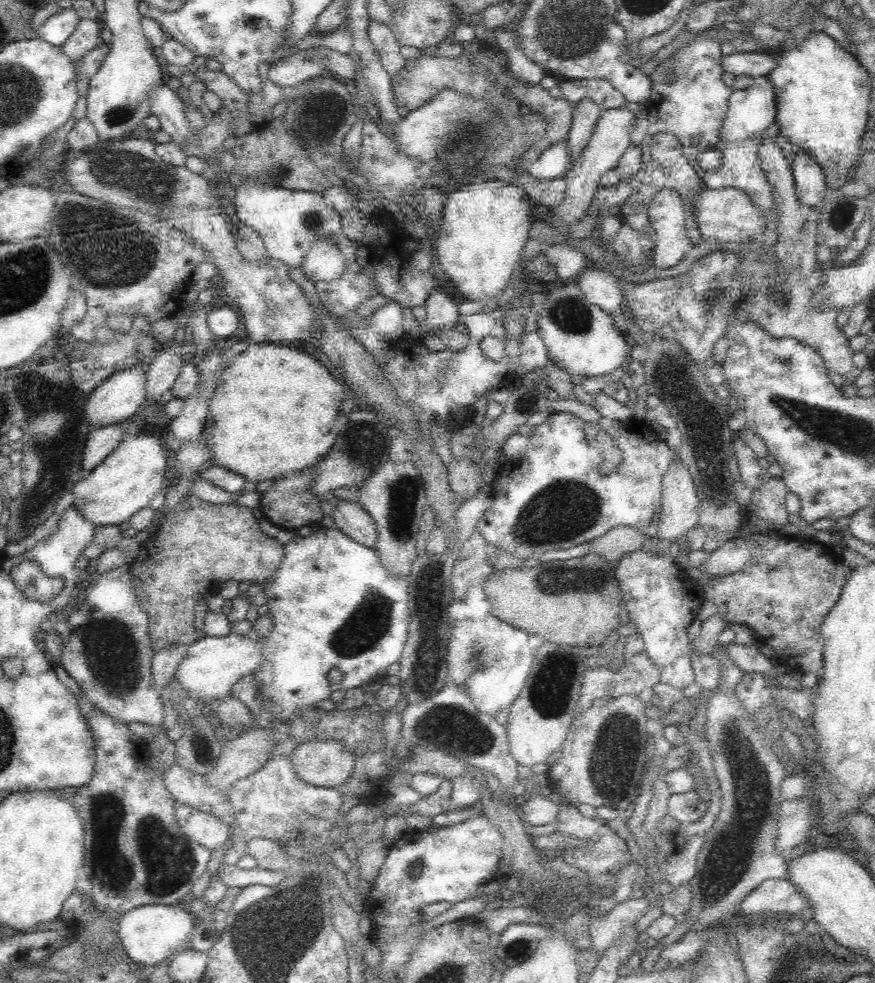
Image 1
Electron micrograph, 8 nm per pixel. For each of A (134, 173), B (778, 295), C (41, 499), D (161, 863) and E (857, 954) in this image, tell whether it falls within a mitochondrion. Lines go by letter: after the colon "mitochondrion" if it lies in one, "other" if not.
A: mitochondrion
B: mitochondrion
C: other
D: mitochondrion
E: other

